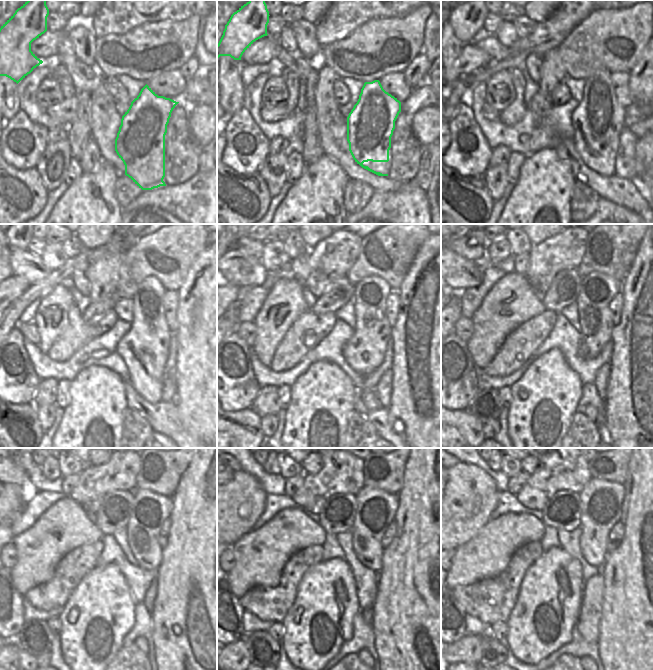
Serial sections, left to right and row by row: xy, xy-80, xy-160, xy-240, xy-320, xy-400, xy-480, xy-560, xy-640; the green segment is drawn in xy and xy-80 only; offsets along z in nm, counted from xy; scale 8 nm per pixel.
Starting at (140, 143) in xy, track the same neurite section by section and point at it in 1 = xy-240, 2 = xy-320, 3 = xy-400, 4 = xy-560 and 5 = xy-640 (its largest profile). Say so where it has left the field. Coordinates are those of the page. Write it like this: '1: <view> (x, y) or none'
1: xy-240 (144, 349)
2: xy-320 (365, 350)
3: xy-400 (597, 289)
4: xy-560 (376, 508)
5: xy-640 (601, 500)

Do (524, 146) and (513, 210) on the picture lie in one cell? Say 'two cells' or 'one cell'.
two cells

